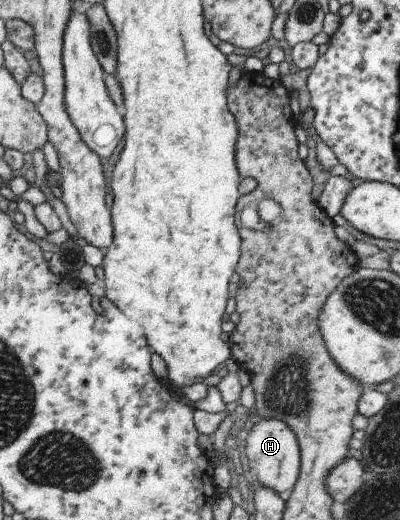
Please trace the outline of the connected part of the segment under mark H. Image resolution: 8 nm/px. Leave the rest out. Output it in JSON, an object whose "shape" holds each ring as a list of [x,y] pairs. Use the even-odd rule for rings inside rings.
{"shape":[[[260,418],[245,439],[245,455],[250,473],[248,478],[277,494],[292,489],[299,472],[299,445],[289,425],[276,418]]]}

